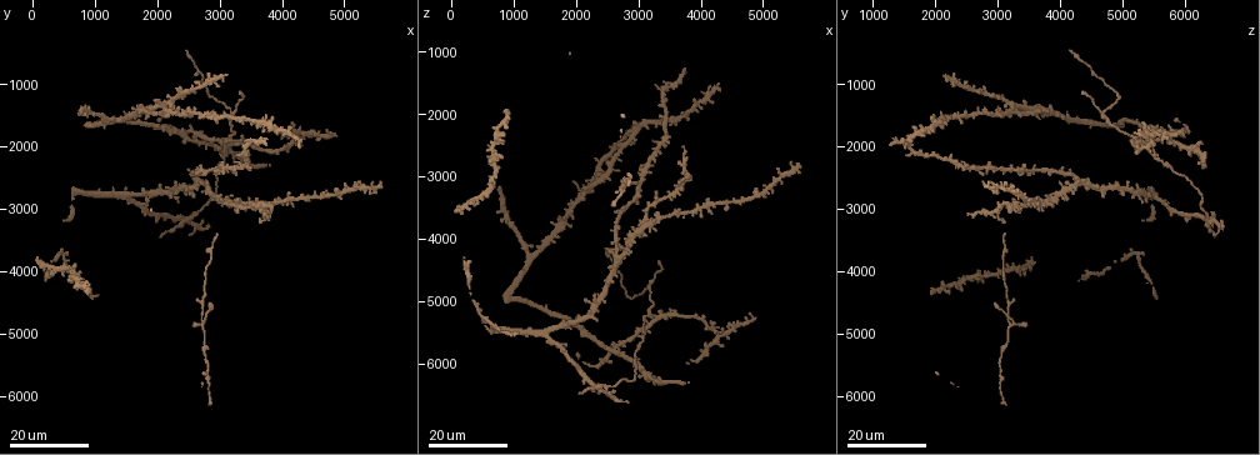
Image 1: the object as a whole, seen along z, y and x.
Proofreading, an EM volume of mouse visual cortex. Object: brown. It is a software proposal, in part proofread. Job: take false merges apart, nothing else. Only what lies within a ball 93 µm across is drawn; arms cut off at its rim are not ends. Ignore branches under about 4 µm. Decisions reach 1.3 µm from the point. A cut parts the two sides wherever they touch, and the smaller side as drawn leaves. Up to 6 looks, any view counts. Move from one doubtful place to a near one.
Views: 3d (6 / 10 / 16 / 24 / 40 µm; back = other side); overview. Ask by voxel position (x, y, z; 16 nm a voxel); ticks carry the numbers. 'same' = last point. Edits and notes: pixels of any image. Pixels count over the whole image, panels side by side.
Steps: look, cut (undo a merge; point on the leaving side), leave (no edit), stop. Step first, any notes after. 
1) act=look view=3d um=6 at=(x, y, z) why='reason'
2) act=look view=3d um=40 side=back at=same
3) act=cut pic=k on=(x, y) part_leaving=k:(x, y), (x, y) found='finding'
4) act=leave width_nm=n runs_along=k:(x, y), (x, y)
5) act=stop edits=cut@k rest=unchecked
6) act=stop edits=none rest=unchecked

act=look view=3d um=24 at=(3200, 1450, 4650) why='three-way junction'

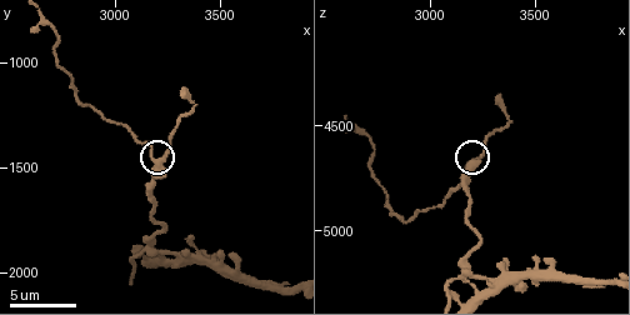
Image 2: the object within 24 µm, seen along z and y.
act=look view=3d um=6 at=same

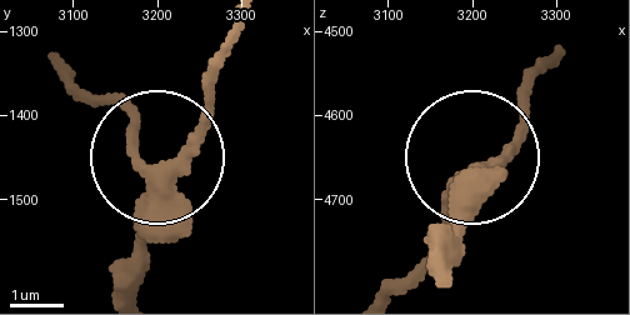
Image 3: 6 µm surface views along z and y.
act=leave found='all the same neuron'

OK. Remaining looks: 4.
act=look view=3d um=16 at=(3180, 1900, 5200) why='four or more arms meet'

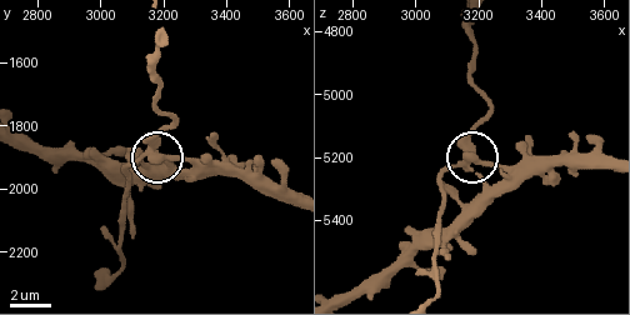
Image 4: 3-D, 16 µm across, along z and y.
act=leave runs_along=4:(104, 283), (124, 260), (119, 216), (134, 161), (223, 161) found='all the same neuron'

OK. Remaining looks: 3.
act=look view=3d um=24 at=(2750, 4900, 3200) why='four-way junction'

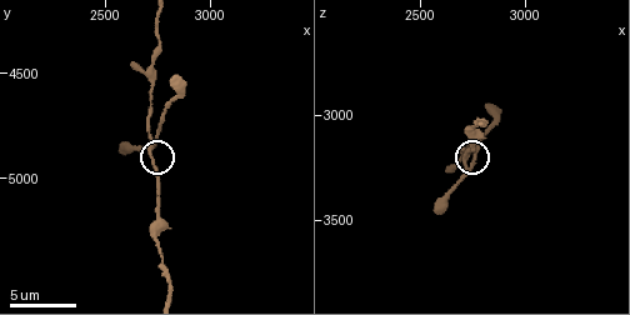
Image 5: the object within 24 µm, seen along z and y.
act=look view=3d um=10 at=(2720, 4850, 3220)

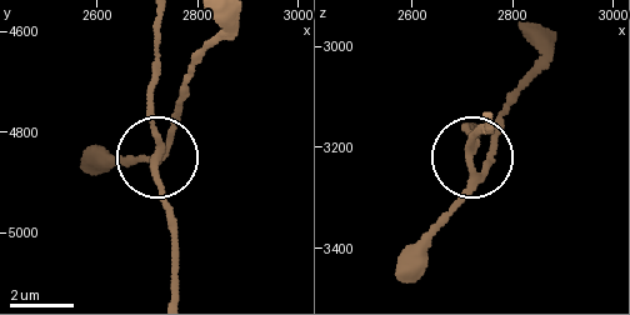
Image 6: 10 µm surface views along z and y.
act=leave found='all the same neuron'

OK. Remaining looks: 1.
act=stop edits=none rest=unchecked

